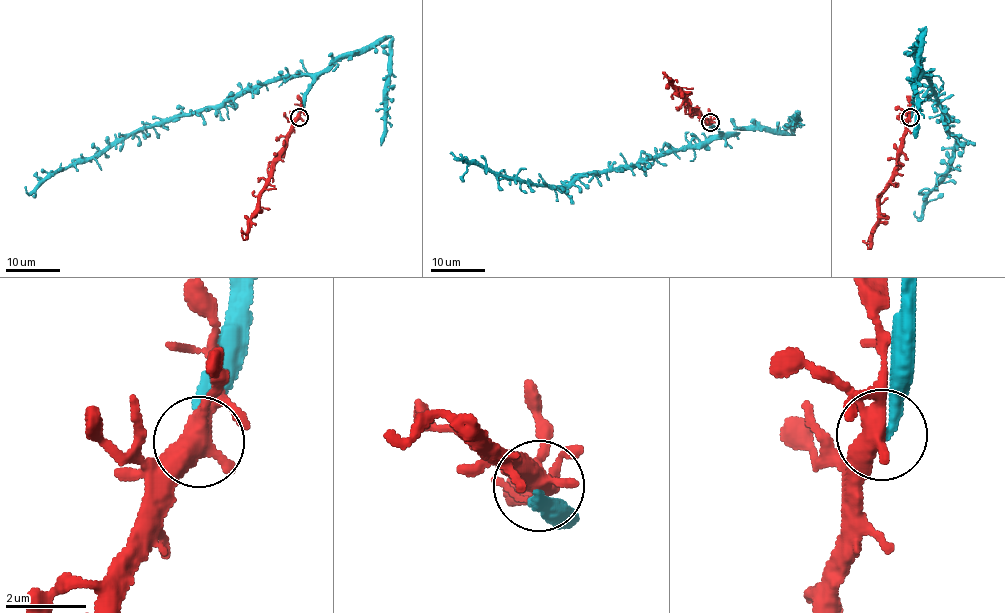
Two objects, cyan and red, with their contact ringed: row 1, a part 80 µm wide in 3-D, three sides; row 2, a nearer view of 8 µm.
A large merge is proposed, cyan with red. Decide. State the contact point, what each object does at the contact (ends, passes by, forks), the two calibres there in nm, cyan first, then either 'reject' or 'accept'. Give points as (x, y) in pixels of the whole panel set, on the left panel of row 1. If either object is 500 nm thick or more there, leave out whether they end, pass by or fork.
at (299, 117); cyan ends there; red passes by; 280 nm thick on the cyan side, 480 nm on the other; accept

